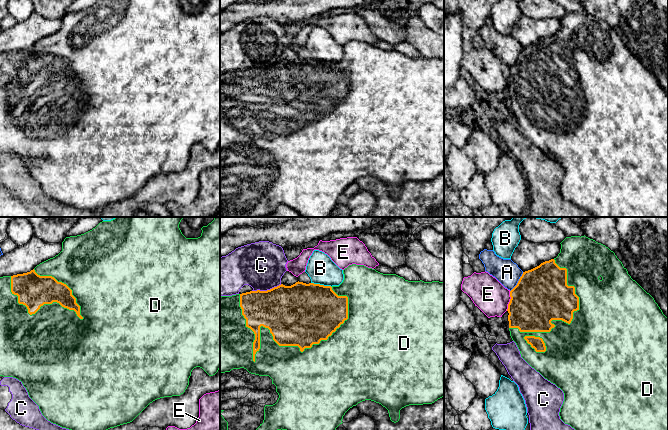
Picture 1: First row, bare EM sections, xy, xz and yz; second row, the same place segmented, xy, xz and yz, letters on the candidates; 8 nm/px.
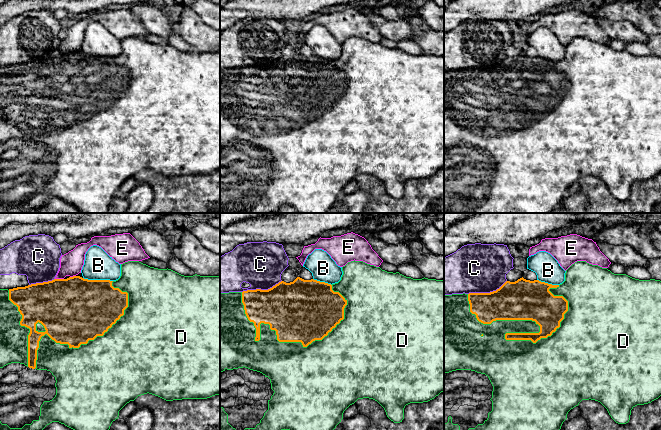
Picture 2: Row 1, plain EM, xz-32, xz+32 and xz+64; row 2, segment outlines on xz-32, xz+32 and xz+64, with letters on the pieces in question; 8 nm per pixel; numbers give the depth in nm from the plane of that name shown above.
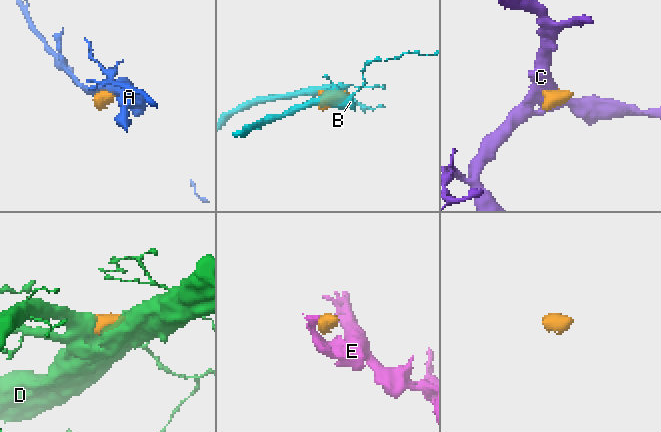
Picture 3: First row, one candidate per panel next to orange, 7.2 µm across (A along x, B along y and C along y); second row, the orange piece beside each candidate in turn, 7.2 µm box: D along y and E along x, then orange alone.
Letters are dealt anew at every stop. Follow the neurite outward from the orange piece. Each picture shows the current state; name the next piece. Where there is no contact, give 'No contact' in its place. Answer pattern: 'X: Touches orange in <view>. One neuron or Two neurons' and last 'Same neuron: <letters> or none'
A: Touches orange in yz. Two neurons
B: Touches orange in xz. Two neurons
C: Touches orange in xz. Two neurons
D: Touches orange in xz. One neuron
E: Touches orange in yz. Two neurons
Same neuron: D

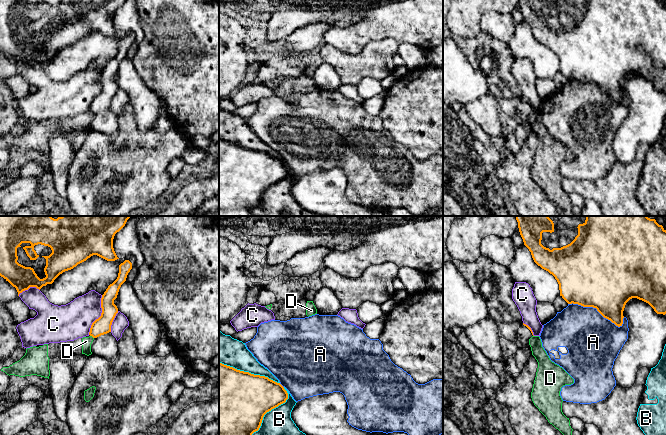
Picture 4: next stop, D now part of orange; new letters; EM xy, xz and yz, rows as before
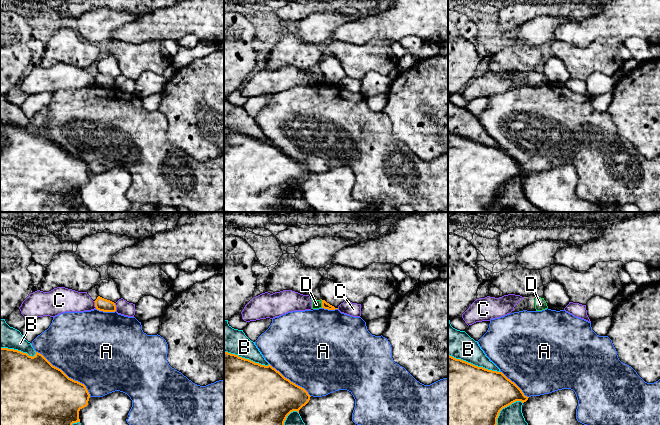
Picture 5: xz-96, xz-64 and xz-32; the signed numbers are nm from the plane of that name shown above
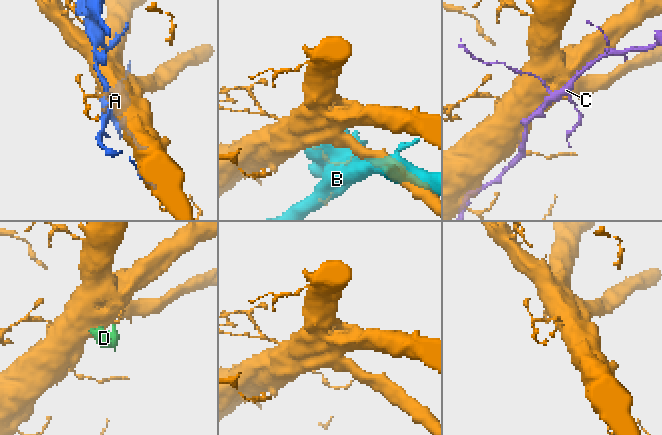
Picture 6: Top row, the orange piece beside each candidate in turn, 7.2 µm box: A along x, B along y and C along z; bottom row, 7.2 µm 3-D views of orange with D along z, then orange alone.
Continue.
A: Touches orange in yz. Two neurons
B: Touches orange in xz. Two neurons
C: Touches orange in xy. Two neurons
D: Touches orange in xy. Two neurons
Same neuron: none

